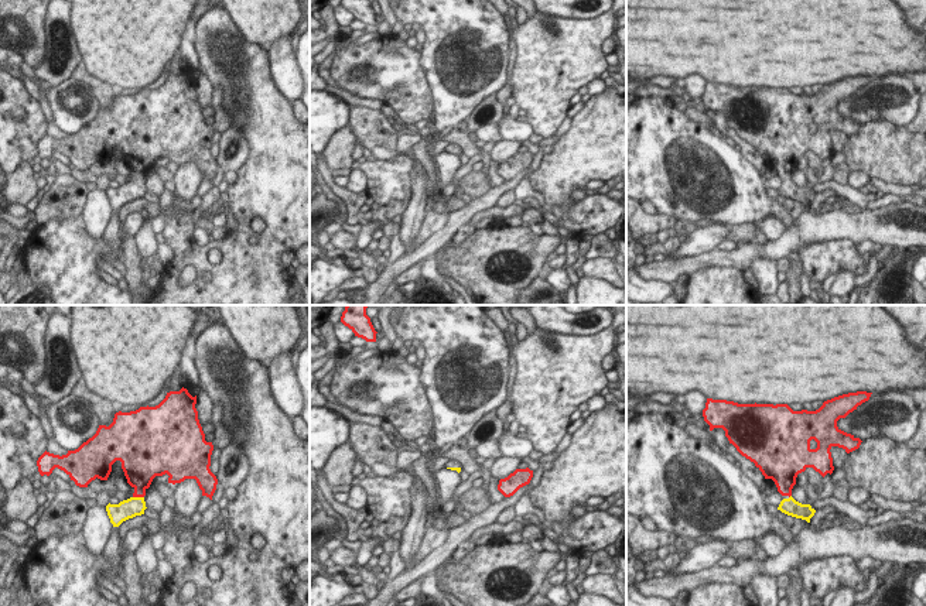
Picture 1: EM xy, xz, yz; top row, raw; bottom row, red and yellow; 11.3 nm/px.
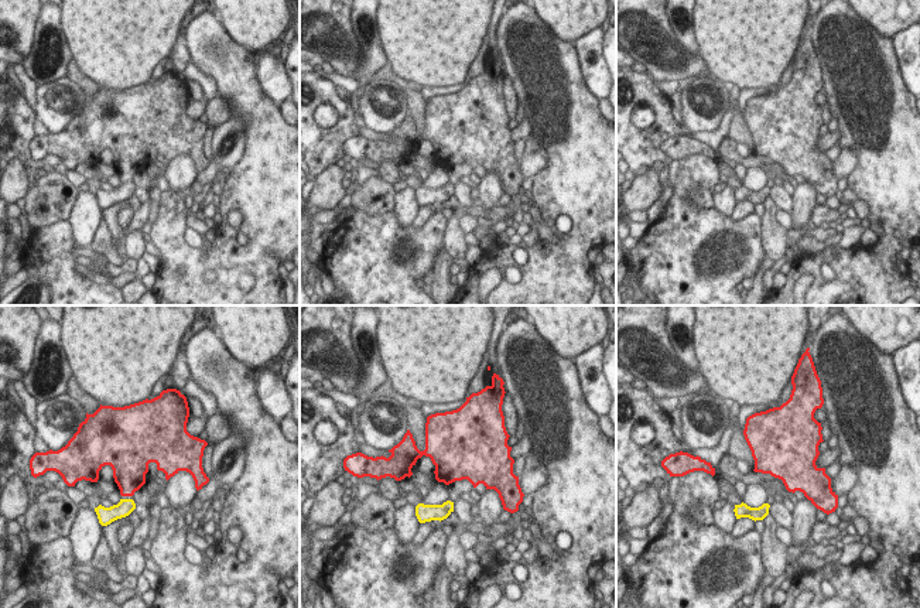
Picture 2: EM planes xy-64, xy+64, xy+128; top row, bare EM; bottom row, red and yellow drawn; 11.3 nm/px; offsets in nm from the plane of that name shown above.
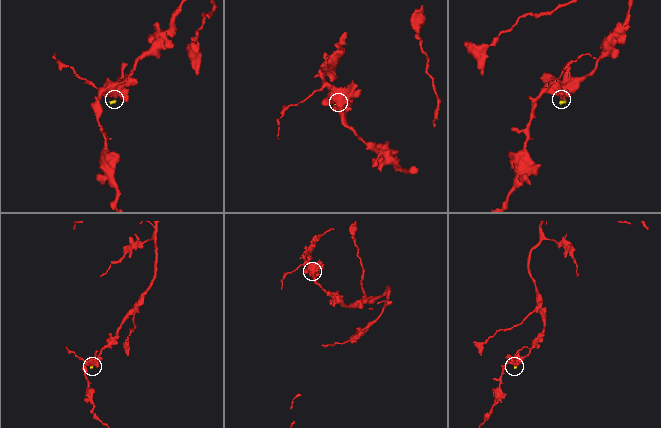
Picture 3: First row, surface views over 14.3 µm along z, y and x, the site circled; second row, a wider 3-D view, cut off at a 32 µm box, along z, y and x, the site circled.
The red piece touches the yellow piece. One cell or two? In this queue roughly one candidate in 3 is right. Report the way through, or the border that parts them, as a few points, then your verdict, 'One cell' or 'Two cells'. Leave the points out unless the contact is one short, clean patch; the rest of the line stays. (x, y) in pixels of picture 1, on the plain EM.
Path across: xy (139, 158), (139, 180), (127, 192). One cell

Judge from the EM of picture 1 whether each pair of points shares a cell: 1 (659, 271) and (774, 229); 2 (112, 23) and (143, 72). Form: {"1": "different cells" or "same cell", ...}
{"1": "different cells", "2": "same cell"}

